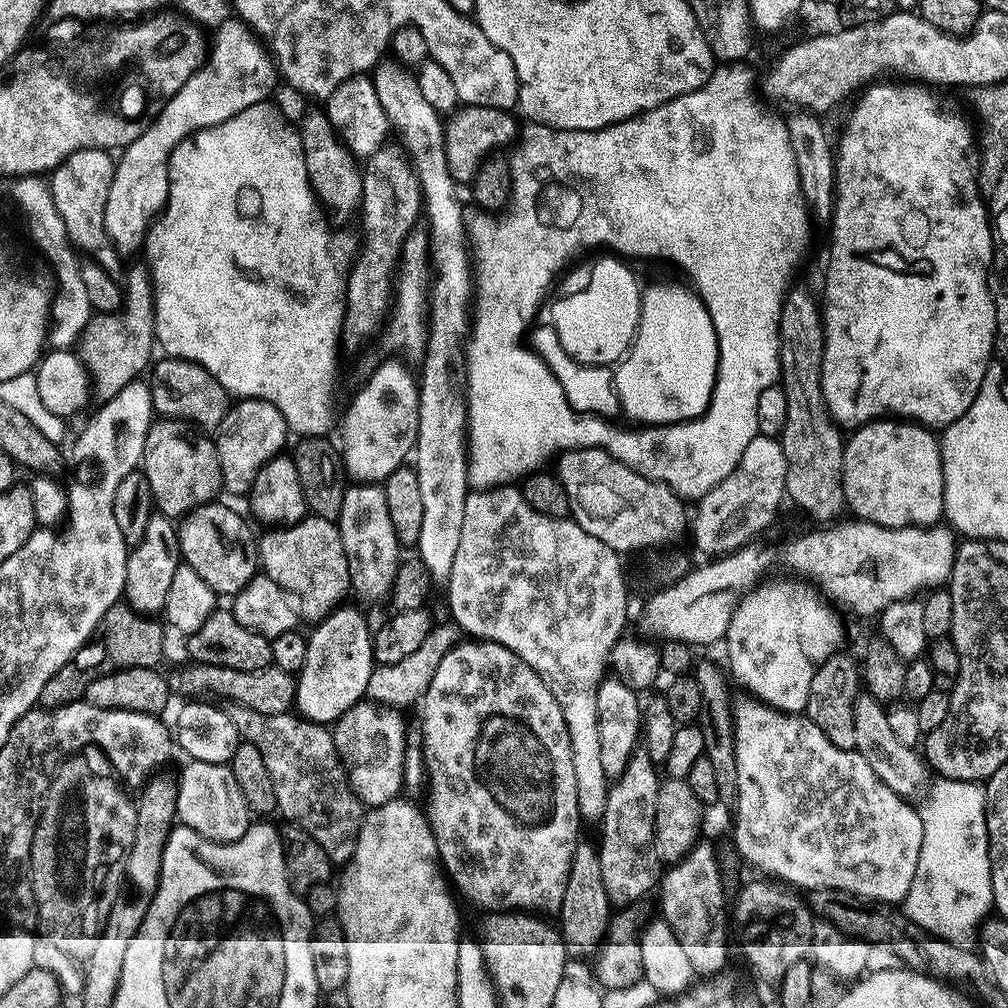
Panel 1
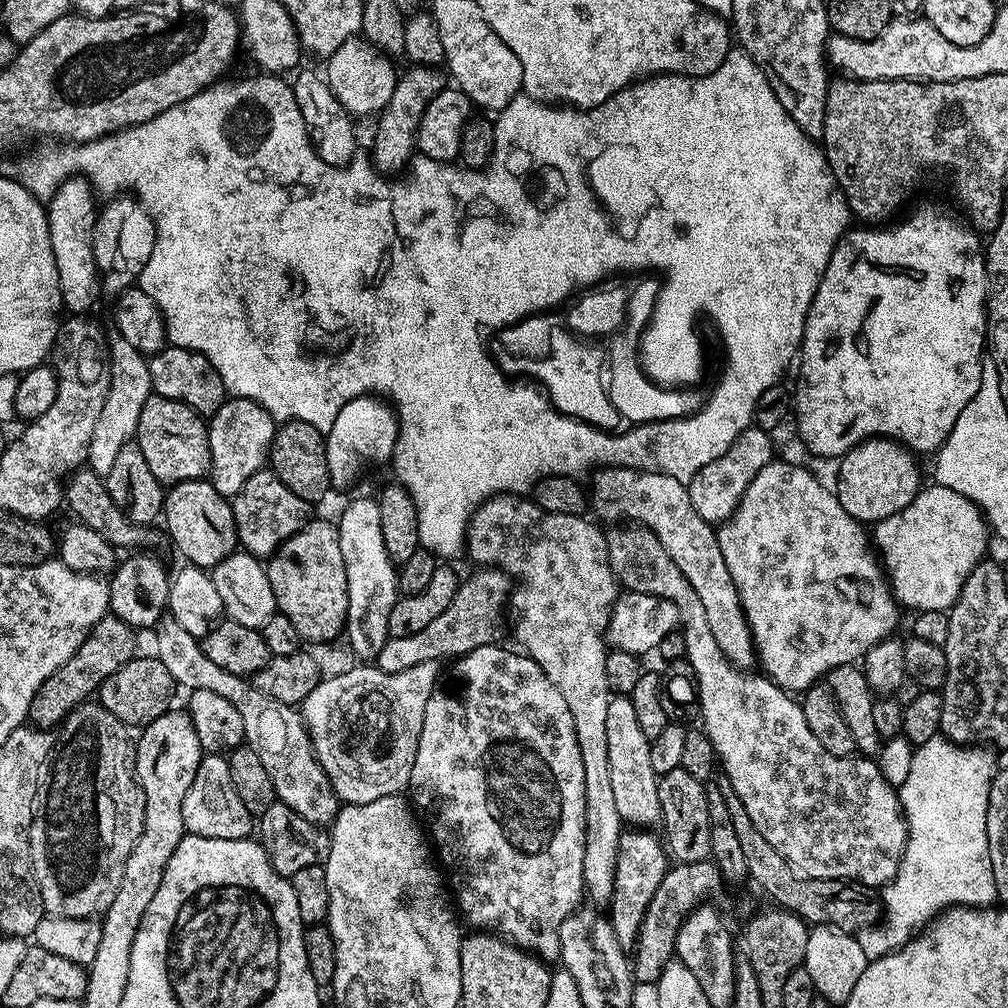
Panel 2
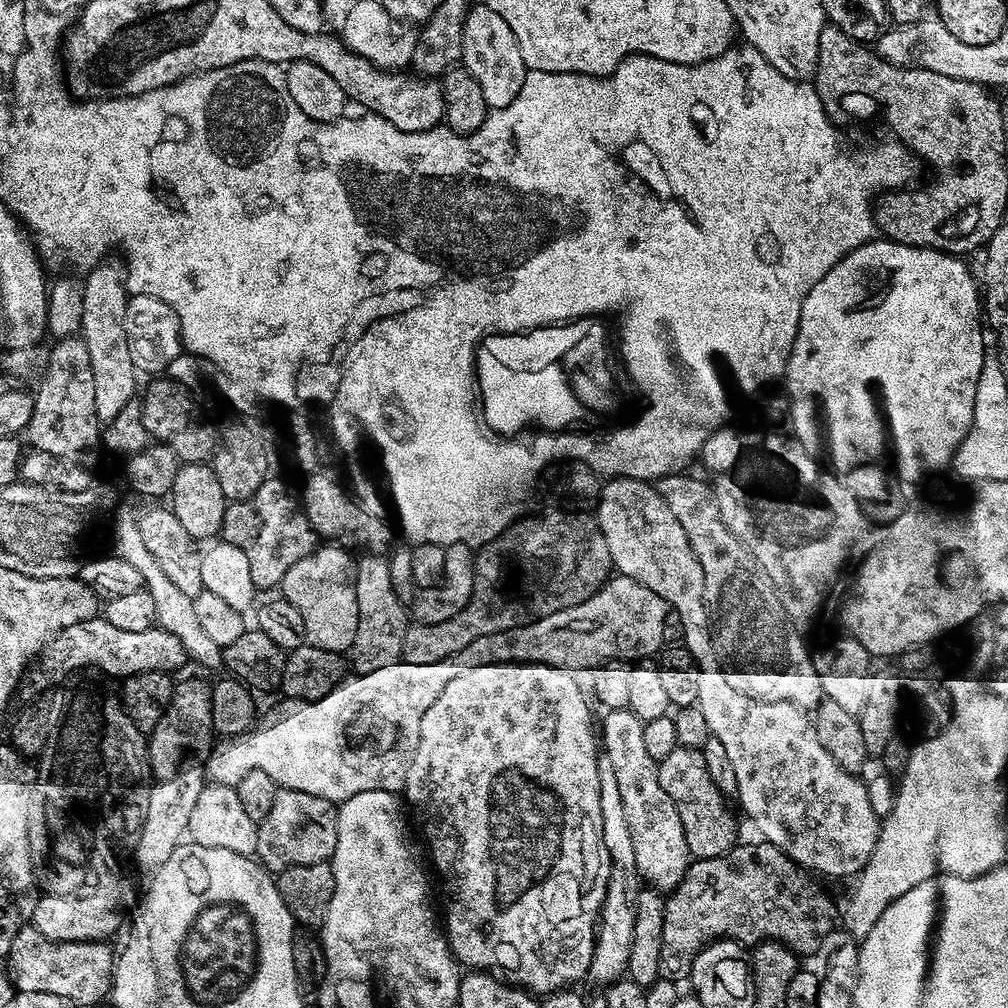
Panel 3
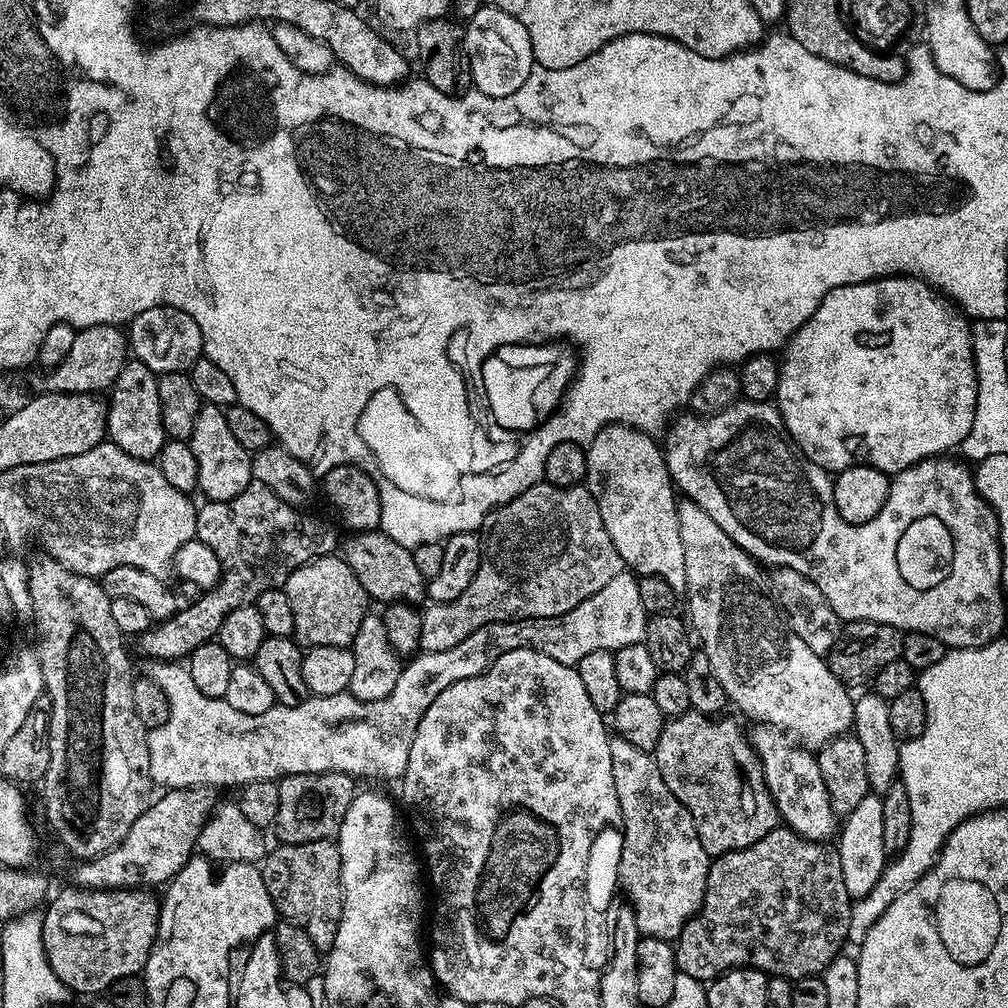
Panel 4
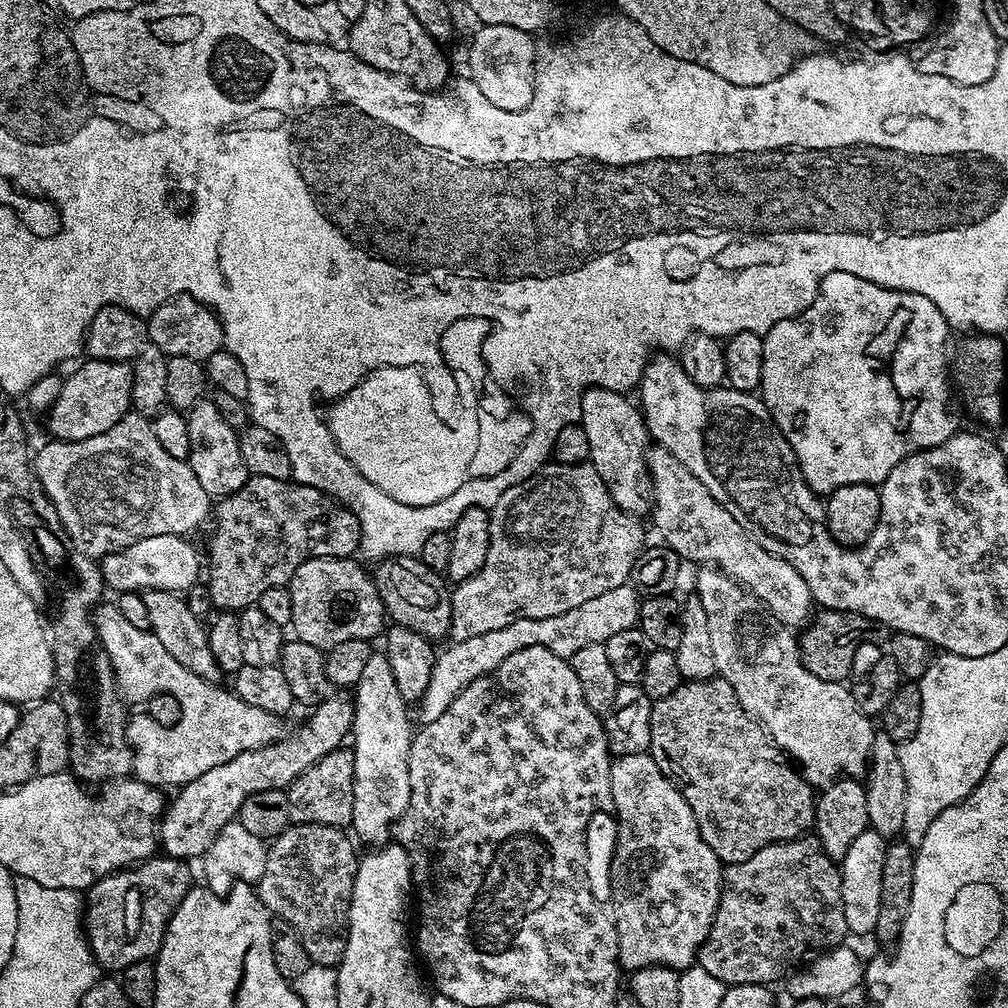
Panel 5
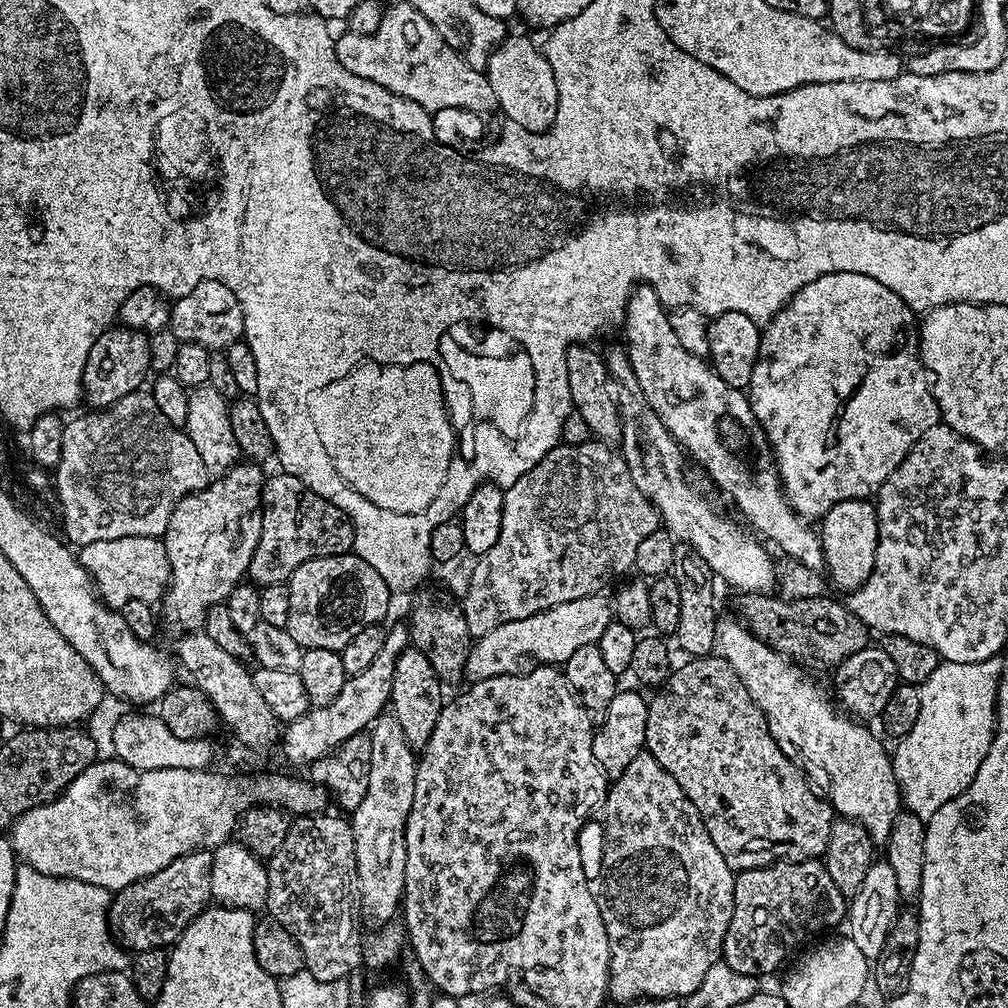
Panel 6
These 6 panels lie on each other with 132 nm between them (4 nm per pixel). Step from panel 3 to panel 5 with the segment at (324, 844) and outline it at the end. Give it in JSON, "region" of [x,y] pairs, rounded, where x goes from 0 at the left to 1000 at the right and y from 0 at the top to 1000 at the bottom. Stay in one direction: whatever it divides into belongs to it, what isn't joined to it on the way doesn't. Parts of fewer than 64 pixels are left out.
{"region":[[[338,740],[312,756],[285,783],[287,794],[287,812],[292,817],[318,817],[344,822],[349,816],[351,808],[351,748],[348,741]]]}

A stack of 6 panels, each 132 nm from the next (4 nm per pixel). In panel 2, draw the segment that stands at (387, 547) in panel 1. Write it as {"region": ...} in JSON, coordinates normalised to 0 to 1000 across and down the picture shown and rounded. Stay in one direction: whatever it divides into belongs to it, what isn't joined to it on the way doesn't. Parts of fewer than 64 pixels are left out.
{"region":[[[372,495],[349,497],[334,517],[337,545],[341,553],[346,599],[341,631],[357,657],[372,656],[386,635],[385,613],[395,594],[394,564],[381,542],[377,506]]]}

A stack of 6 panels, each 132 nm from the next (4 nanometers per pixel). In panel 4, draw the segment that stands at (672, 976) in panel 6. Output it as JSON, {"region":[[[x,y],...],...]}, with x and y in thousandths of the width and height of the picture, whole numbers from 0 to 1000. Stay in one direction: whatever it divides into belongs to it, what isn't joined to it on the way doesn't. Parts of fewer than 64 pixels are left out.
{"region":[[[611,732],[605,740],[605,756],[609,764],[609,784],[613,784],[619,828],[614,880],[618,887],[620,885],[623,888],[621,893],[632,911],[636,929],[669,935],[674,931],[684,911],[696,899],[704,850],[692,831],[687,809],[661,782],[661,776],[657,776],[657,768],[653,764],[648,747],[633,744],[633,740],[625,740],[625,736]]]}

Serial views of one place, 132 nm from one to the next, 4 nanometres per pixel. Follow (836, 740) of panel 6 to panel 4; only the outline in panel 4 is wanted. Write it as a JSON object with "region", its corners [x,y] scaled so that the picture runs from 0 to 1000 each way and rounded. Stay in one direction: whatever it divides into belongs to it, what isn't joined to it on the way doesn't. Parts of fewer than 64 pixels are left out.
{"region":[[[682,494],[676,495],[671,501],[671,511],[677,530],[677,546],[681,550],[681,611],[689,630],[694,630],[693,642],[700,649],[706,669],[723,695],[727,699],[730,697],[746,716],[775,723],[803,744],[813,744],[828,730],[838,729],[845,721],[846,688],[821,664],[820,654],[808,649],[808,645],[788,629],[767,592],[763,576],[754,568],[755,561],[737,548],[696,502]]]}

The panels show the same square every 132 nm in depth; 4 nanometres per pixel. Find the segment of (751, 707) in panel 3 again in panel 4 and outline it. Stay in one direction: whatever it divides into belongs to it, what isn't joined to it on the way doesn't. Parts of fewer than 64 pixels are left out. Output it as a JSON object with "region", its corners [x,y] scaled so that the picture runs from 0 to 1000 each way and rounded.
{"region":[[[753,717],[749,719],[743,733],[754,754],[758,768],[758,778],[765,788],[771,809],[787,825],[802,833],[821,835],[830,828],[831,811],[823,800],[819,776],[815,764],[812,764],[809,749],[775,723]]]}

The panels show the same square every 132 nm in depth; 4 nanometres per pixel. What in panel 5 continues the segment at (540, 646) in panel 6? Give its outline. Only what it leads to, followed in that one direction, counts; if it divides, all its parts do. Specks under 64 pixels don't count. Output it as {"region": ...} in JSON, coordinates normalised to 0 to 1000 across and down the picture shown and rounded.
{"region":[[[618,579],[609,585],[601,585],[601,589],[593,589],[593,593],[585,593],[585,597],[577,597],[577,601],[569,601],[569,605],[562,605],[562,609],[554,609],[550,613],[511,615],[506,617],[506,621],[498,621],[498,625],[486,625],[486,629],[474,629],[474,633],[445,638],[445,643],[434,650],[427,677],[415,695],[416,717],[423,719],[431,716],[431,712],[438,708],[442,708],[442,700],[446,700],[448,693],[462,685],[466,677],[498,661],[498,657],[502,657],[506,649],[522,641],[538,641],[550,649],[565,653],[569,645],[577,645],[577,641],[599,639],[616,625],[632,622],[636,596],[630,583]]]}

